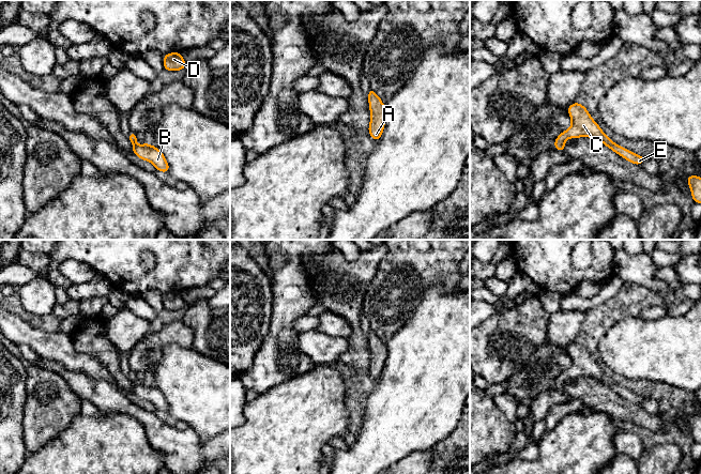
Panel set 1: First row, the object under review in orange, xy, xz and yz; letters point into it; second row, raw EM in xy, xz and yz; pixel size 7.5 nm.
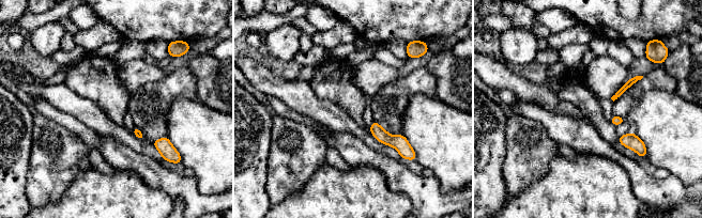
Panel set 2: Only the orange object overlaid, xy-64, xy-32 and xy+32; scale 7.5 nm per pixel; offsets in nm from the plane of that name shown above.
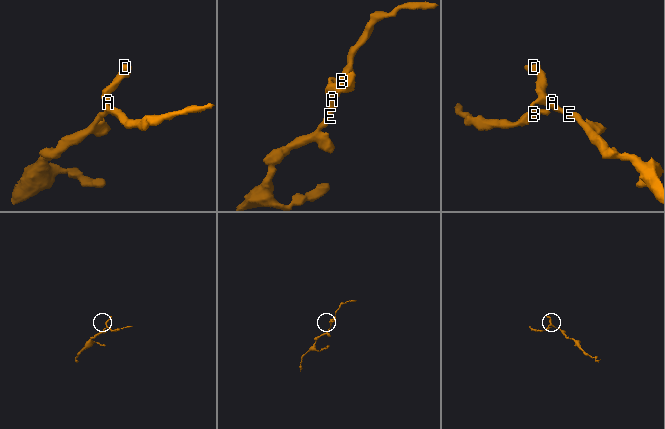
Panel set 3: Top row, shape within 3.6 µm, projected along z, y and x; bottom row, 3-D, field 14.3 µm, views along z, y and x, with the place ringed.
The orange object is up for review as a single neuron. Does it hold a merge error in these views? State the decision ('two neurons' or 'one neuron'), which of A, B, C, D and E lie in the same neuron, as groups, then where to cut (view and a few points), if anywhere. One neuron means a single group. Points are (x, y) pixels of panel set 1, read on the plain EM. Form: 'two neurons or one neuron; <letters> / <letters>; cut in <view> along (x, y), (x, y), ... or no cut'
one neuron; A B C D E; no cut

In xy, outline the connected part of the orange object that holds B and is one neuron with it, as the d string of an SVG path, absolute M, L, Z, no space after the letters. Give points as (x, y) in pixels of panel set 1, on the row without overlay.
M132 371L127 377L132 381L134 394L136 394L141 399L152 402L156 410L159 410L162 412L169 411L169 404L163 393L157 387L148 383L137 385L137 374L134 371Z

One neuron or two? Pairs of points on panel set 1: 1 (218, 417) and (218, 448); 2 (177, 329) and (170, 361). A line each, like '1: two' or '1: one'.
1: two
2: two

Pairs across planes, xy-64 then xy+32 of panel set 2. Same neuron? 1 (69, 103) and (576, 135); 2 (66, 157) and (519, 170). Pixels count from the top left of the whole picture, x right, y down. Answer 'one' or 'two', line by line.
1: two
2: one

